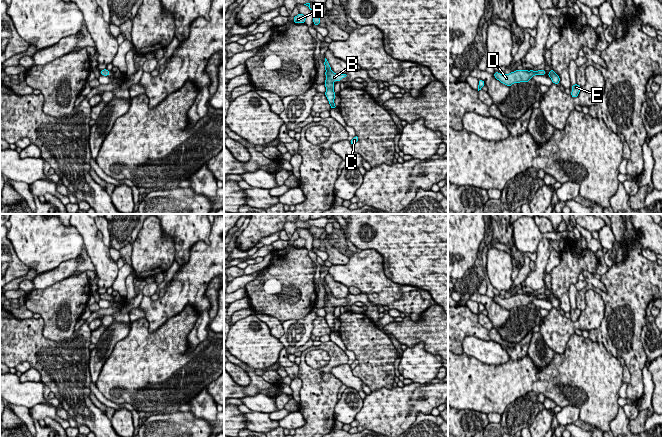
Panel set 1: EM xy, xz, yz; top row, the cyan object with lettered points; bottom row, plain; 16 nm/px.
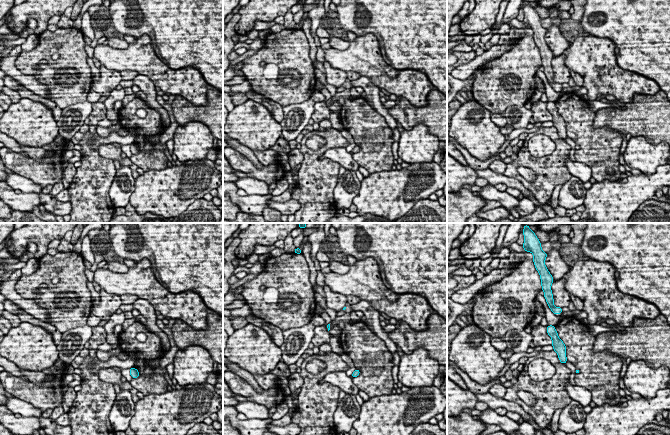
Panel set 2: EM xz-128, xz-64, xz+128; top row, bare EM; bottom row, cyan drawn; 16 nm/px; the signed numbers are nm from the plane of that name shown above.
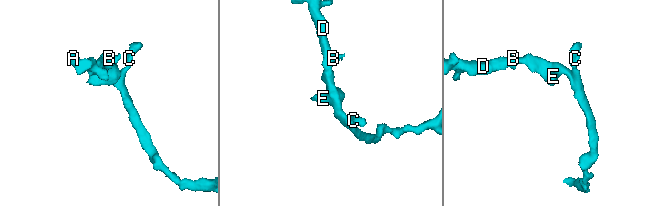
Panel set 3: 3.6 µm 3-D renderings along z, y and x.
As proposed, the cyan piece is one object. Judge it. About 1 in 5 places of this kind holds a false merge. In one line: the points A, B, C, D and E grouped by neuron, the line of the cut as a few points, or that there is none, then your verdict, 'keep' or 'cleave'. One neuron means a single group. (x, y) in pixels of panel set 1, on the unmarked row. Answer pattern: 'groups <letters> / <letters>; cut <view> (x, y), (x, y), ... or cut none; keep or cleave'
groups A B C D E; cut none; keep

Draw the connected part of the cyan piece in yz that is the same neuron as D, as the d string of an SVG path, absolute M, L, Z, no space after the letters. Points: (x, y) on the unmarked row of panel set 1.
M516 294L511 296L510 298L500 298L499 296L494 297L494 301L499 304L501 307L510 311L512 308L520 307L520 306L529 306L529 304L535 299L546 299L545 294L538 294L538 295L527 295L523 294Z

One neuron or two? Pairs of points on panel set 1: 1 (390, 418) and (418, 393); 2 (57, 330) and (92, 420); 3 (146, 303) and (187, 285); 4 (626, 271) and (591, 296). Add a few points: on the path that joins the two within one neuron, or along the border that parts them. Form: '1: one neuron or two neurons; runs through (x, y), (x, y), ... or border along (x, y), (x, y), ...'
1: one neuron; runs through (397, 411), (411, 400)
2: two neurons; border along (75, 331), (60, 341), (51, 341), (42, 335)
3: one neuron; runs through (156, 305), (167, 305), (177, 295)
4: two neurons; border along (598, 293), (604, 304), (604, 316)

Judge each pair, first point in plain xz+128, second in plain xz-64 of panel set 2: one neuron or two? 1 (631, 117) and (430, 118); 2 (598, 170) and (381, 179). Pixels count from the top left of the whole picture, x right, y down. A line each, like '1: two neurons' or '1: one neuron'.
1: one neuron
2: two neurons

